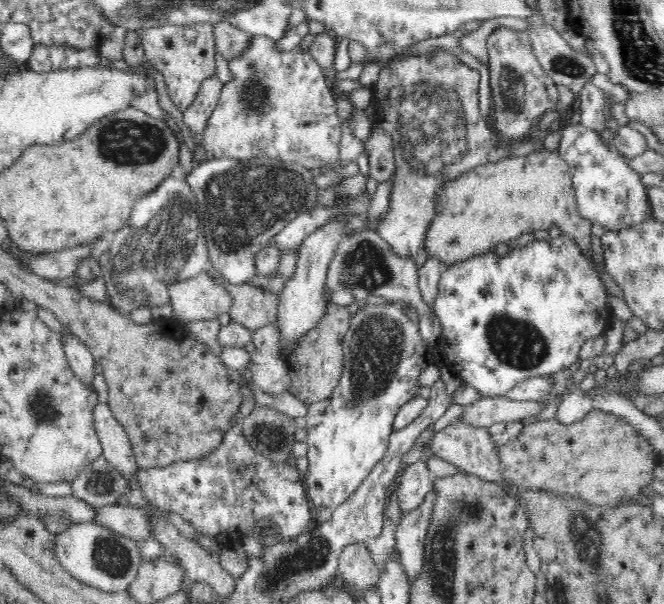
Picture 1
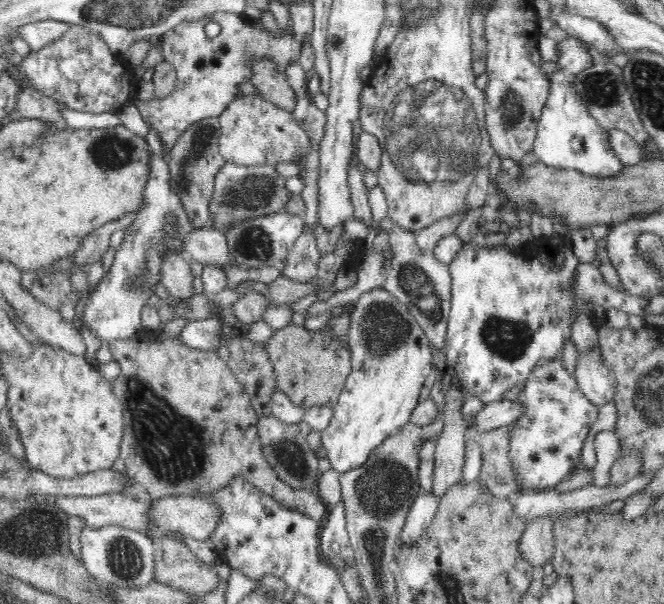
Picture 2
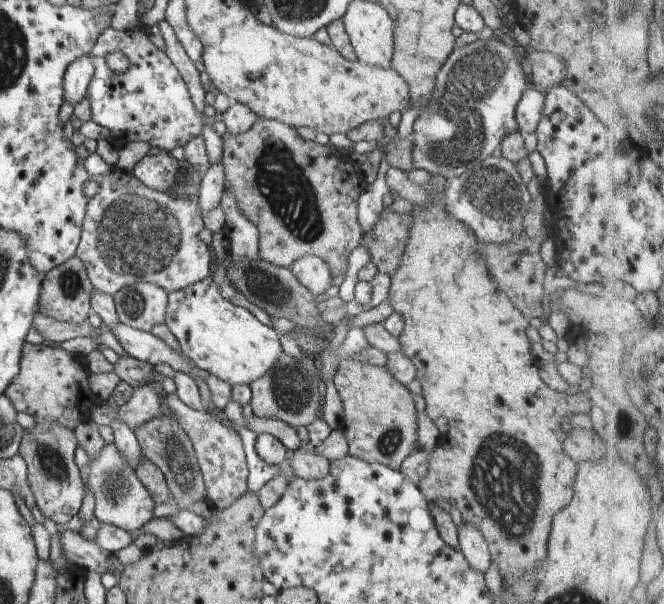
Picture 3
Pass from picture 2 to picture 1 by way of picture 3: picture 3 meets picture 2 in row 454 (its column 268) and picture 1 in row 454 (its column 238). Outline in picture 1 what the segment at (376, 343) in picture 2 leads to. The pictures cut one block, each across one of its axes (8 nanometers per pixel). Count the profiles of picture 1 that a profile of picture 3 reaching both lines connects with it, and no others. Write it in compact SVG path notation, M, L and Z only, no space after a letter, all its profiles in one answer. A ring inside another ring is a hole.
M371 300L360 304L351 316L349 329L343 338L342 376L326 400L307 405L305 416L309 471L304 476L304 482L312 514L317 520L321 518L320 508L331 512L344 504L360 488L376 464L382 461L388 448L389 436L393 433L396 413L402 404L418 396L418 378L431 364L433 352L433 342L419 333L418 324L406 315L404 308L394 302Z

